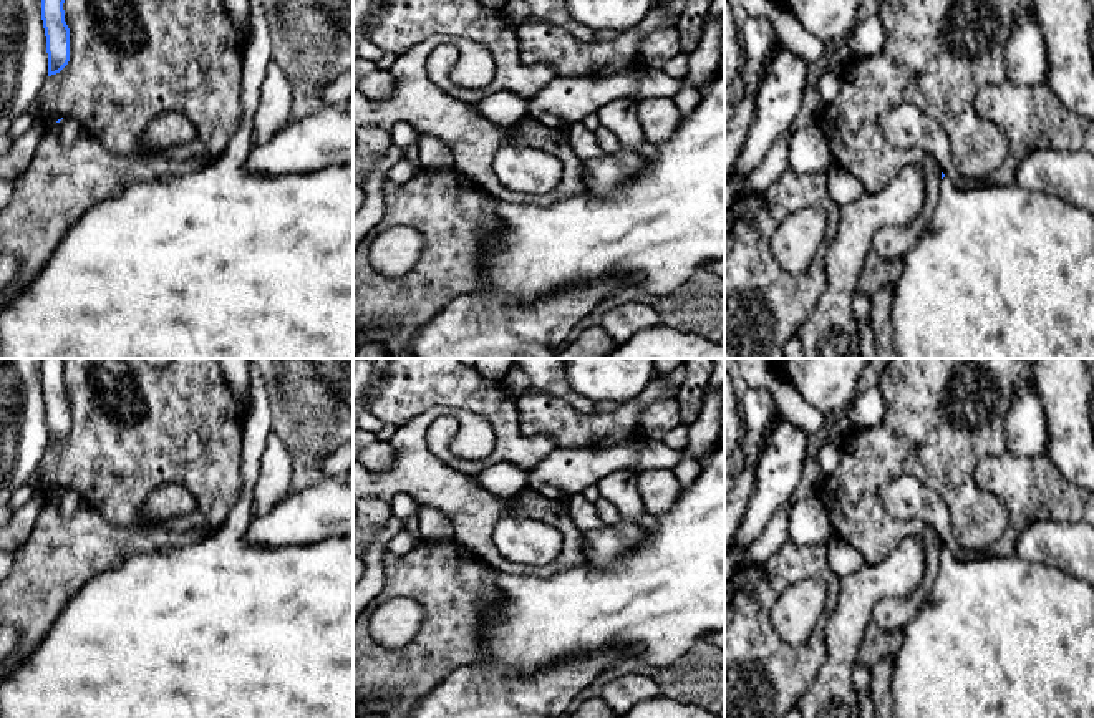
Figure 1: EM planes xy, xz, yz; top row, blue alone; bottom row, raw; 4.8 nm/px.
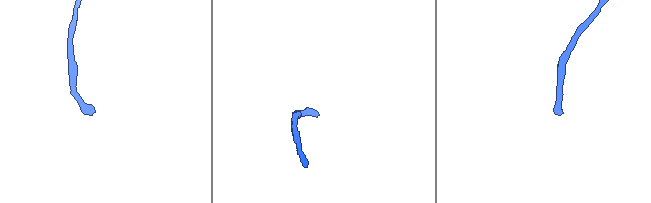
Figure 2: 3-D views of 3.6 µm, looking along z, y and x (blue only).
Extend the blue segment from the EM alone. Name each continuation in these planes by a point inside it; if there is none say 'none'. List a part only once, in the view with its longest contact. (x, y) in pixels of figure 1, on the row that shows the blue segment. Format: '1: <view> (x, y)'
none

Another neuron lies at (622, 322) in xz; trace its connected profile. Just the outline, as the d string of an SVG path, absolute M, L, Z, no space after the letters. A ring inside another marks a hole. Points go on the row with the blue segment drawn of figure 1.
M638 302L615 307L607 312L602 320L602 328L617 345L625 343L638 332L656 325L661 325L660 313L653 307Z

